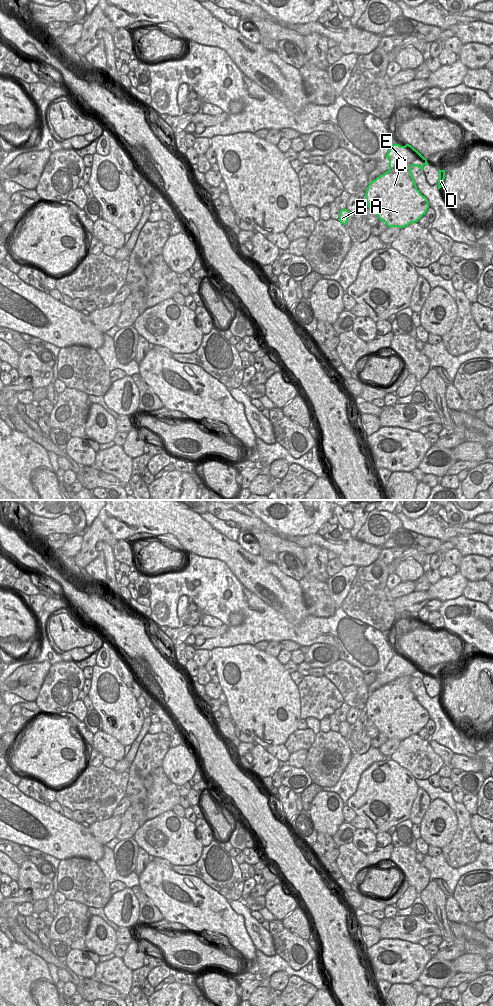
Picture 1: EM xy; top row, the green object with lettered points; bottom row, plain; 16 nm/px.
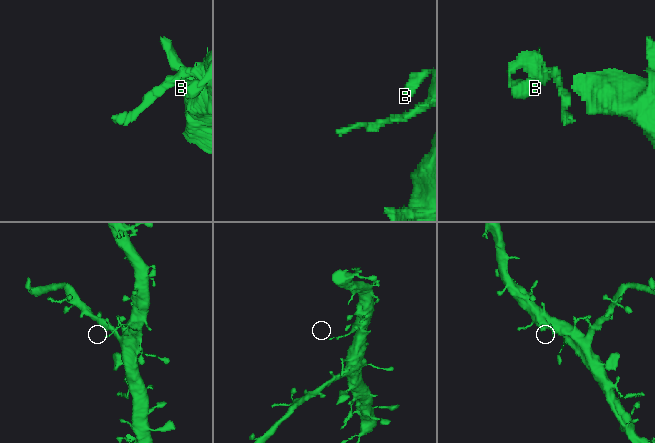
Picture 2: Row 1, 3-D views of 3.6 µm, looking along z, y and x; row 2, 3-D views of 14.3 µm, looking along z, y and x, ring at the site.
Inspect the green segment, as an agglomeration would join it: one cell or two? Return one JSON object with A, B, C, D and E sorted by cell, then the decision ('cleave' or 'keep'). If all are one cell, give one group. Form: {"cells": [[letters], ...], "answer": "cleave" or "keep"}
{"cells": [["A", "B", "C", "D", "E"]], "answer": "keep"}

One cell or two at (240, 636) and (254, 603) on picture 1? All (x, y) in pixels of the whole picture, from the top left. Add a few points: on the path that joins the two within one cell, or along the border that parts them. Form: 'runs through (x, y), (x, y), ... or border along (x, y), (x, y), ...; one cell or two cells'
runs through (249, 627), (248, 608); one cell

